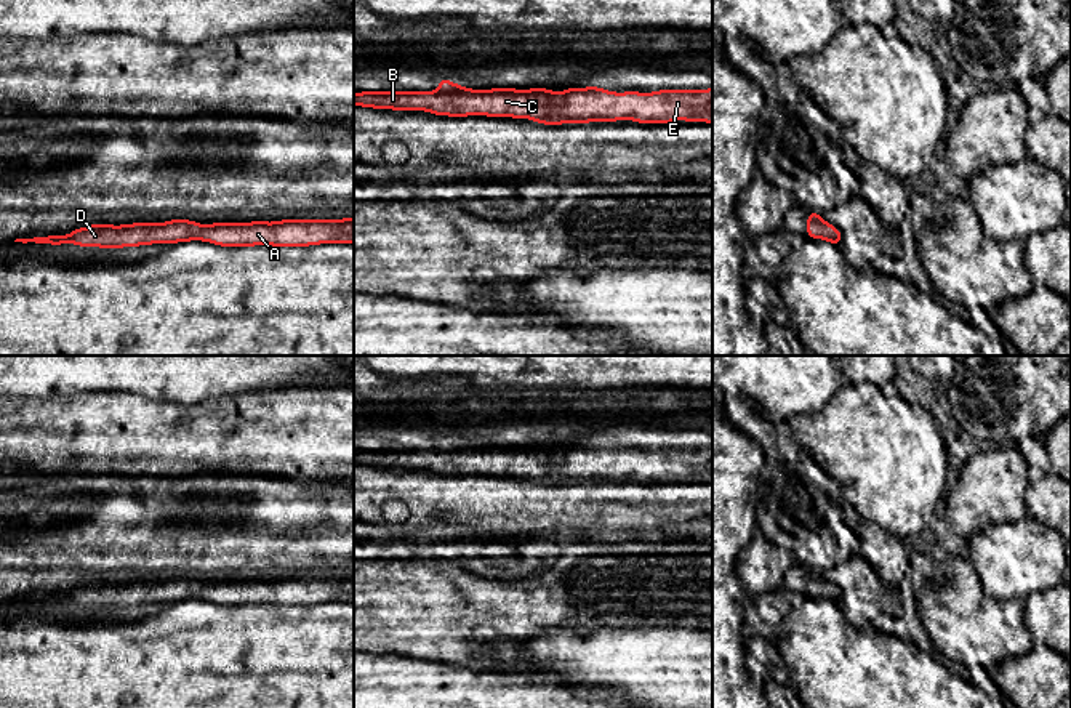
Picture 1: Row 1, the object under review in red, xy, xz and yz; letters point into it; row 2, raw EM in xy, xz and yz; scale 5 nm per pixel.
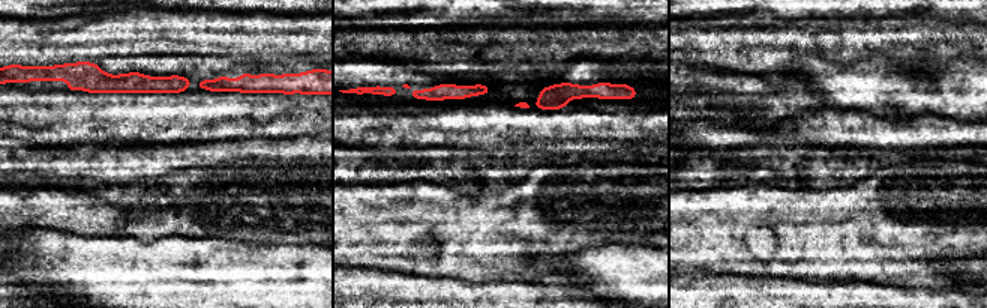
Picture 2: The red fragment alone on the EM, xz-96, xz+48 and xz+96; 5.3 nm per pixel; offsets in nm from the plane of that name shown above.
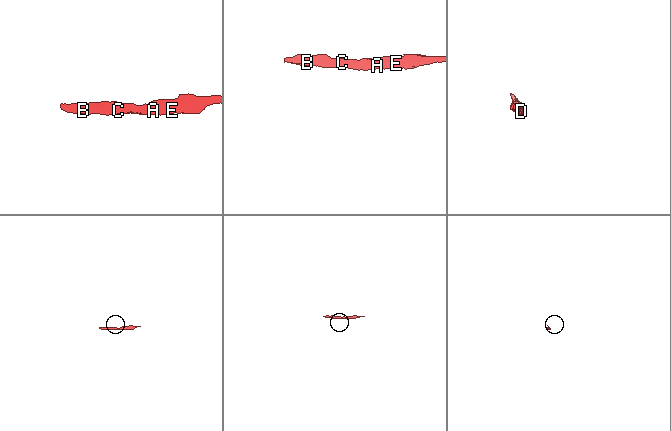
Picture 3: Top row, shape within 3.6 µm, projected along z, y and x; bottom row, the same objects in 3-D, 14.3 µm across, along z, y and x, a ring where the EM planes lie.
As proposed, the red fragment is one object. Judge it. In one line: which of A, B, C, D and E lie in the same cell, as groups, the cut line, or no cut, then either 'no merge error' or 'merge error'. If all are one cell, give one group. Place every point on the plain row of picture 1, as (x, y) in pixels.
A B C D E; no cut; no merge error

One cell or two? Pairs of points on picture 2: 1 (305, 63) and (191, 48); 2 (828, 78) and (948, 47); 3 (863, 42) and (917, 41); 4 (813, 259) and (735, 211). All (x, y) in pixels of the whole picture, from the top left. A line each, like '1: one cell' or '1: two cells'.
1: two cells
2: two cells
3: one cell
4: one cell

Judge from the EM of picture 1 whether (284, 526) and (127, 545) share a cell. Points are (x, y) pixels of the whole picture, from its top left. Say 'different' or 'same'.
same

